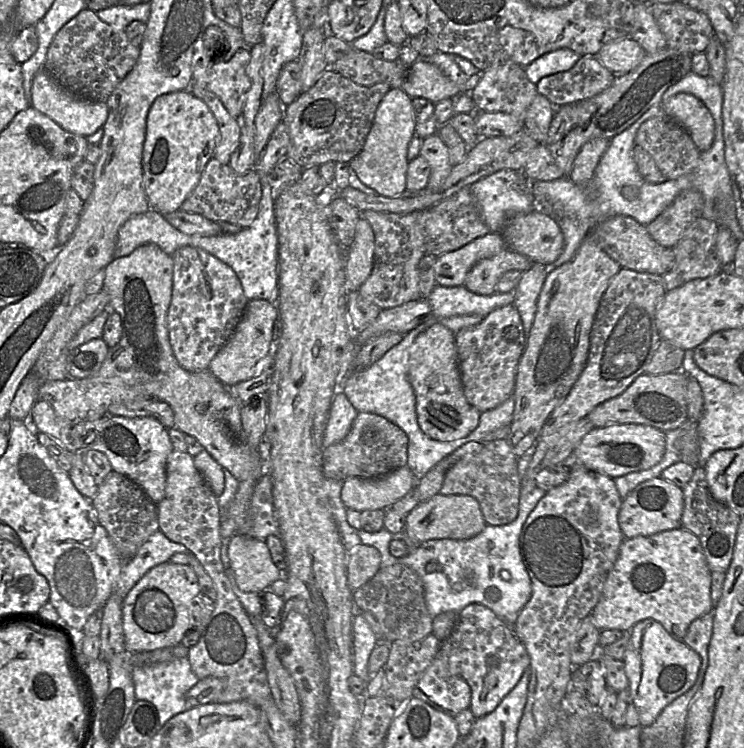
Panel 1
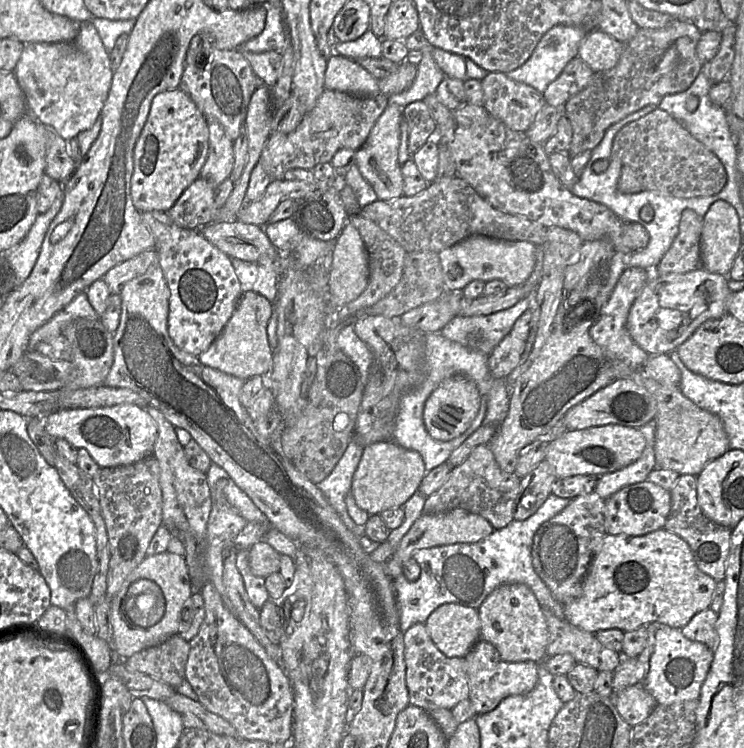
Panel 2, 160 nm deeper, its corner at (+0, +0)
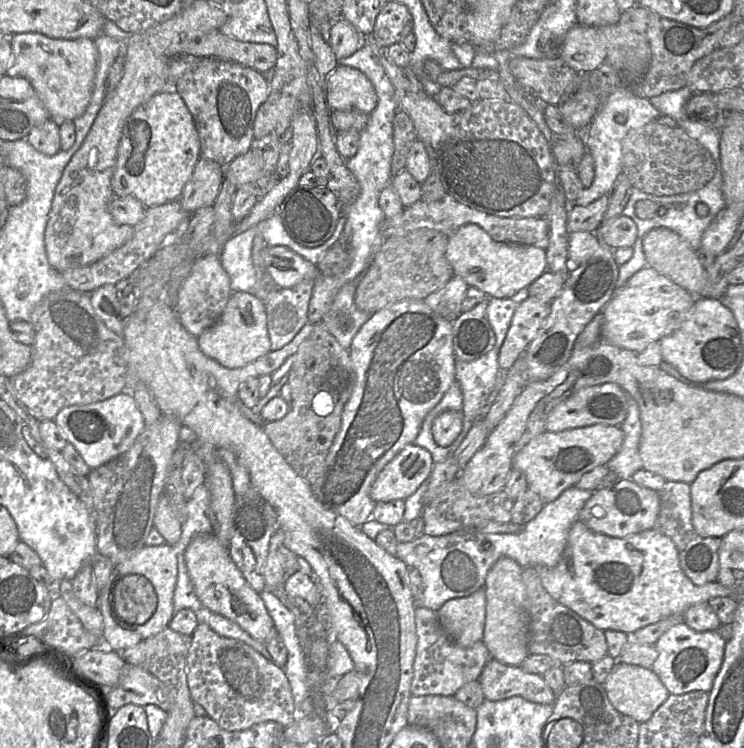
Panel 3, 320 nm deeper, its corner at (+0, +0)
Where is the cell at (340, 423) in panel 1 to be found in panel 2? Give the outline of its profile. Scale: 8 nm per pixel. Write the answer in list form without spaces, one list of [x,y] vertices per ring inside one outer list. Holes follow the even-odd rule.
[[[353,436],[331,473],[316,484],[346,527],[359,538],[363,536],[363,527],[358,526],[350,518],[345,498],[350,492],[353,475],[363,452],[364,446]]]

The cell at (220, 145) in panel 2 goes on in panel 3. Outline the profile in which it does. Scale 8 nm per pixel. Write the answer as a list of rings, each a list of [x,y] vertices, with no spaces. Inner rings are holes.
[[[200,156],[190,179],[185,184],[179,201],[190,214],[214,205],[224,179],[224,167]]]

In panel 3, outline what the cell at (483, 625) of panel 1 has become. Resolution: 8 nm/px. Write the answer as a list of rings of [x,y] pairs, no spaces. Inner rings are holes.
[[[490,658],[478,681],[485,699],[500,701],[520,696],[527,701],[554,705],[557,695],[541,675],[524,671],[520,666],[509,666]]]

